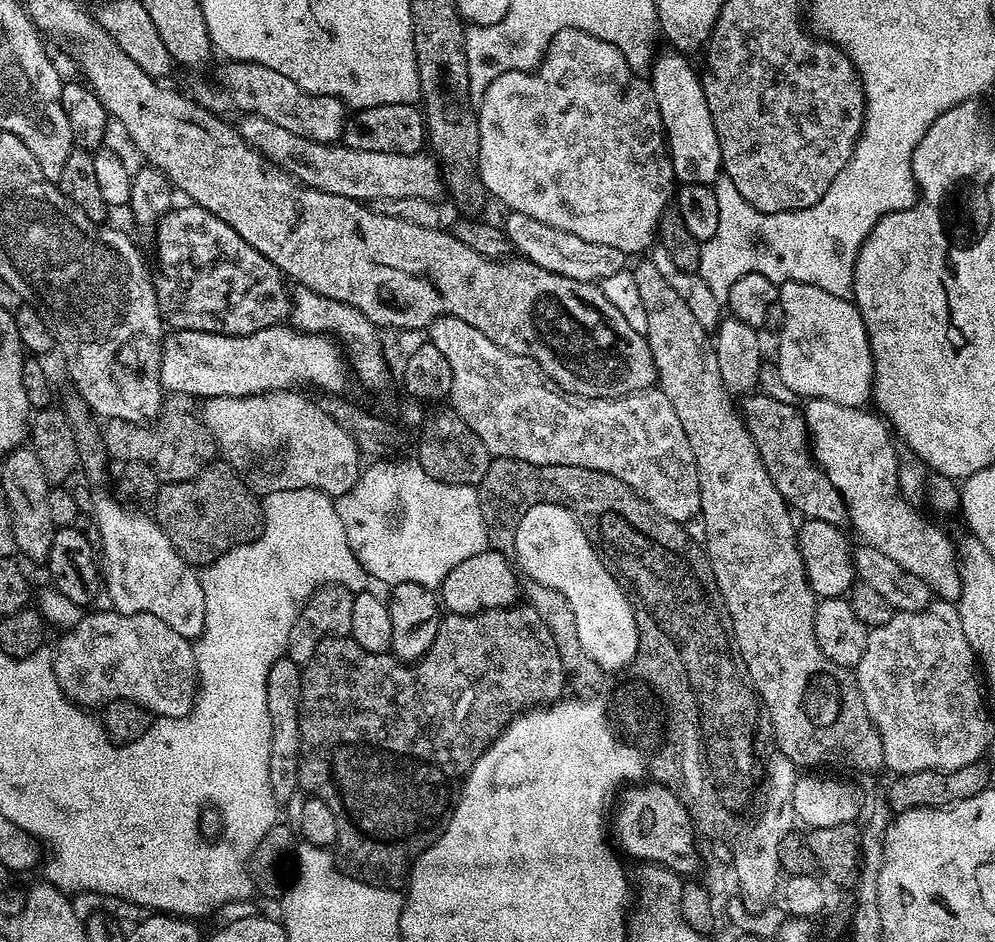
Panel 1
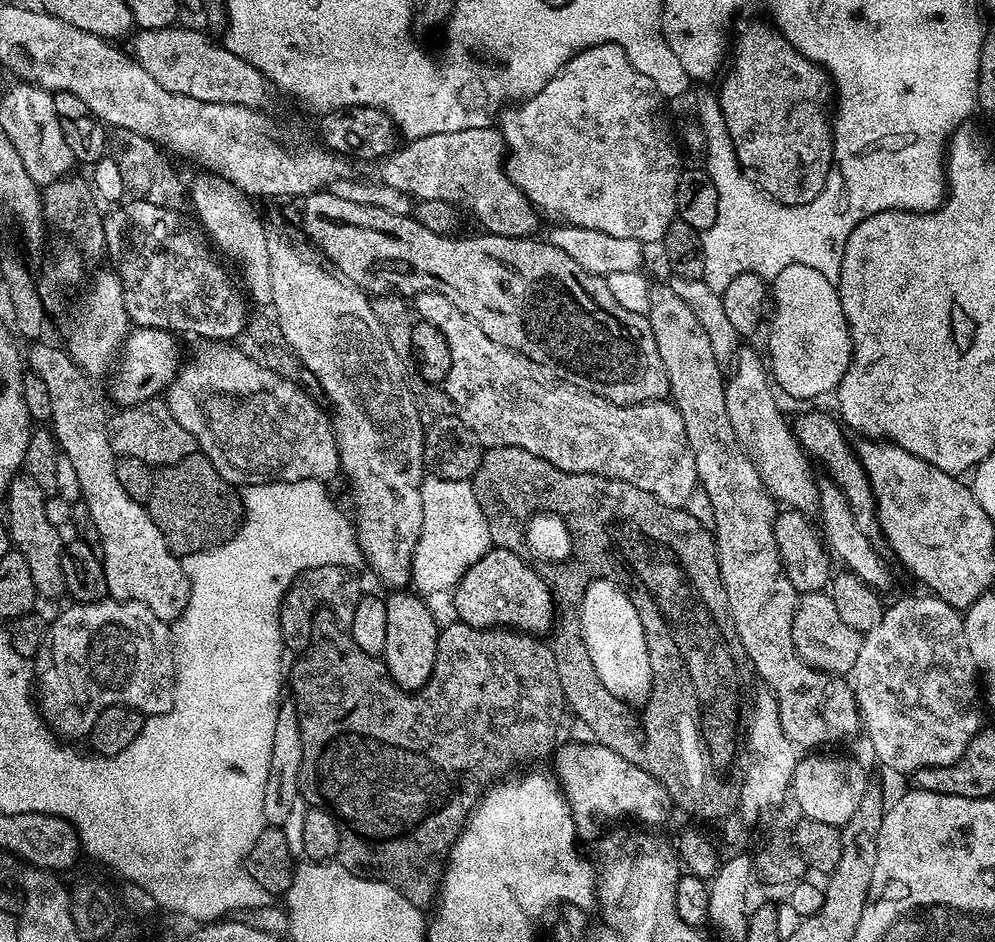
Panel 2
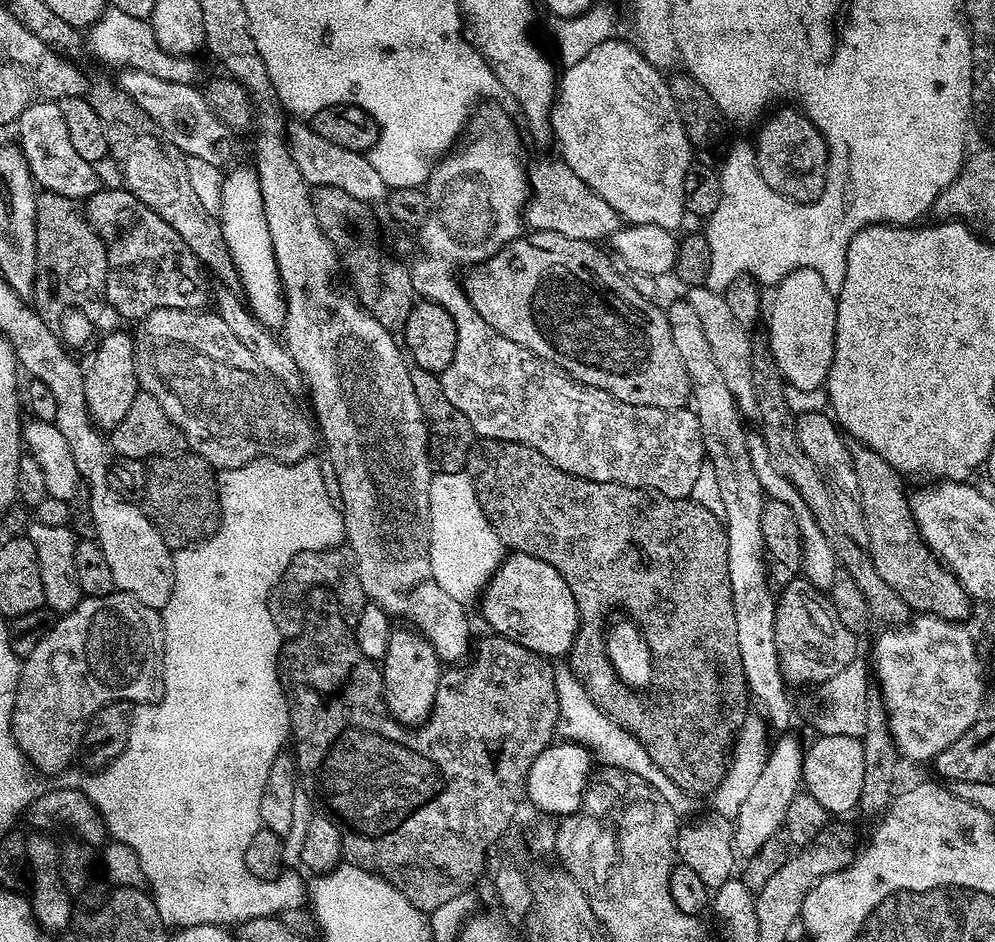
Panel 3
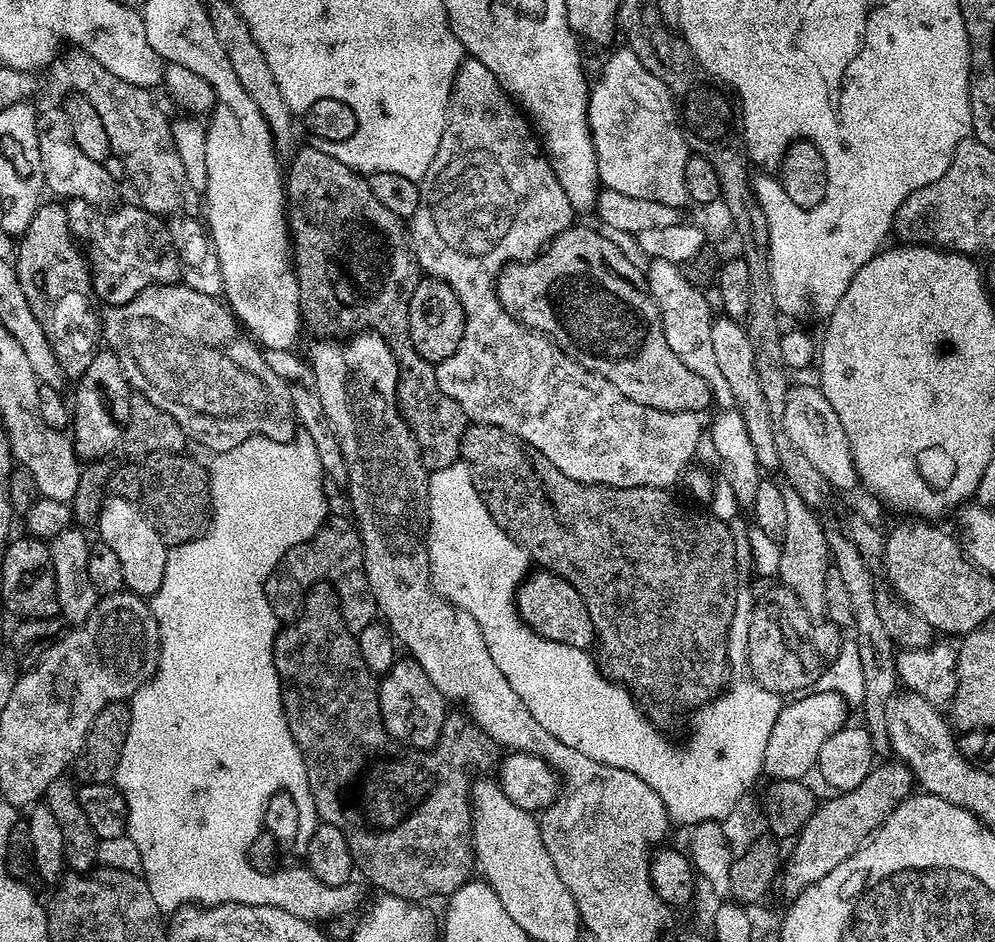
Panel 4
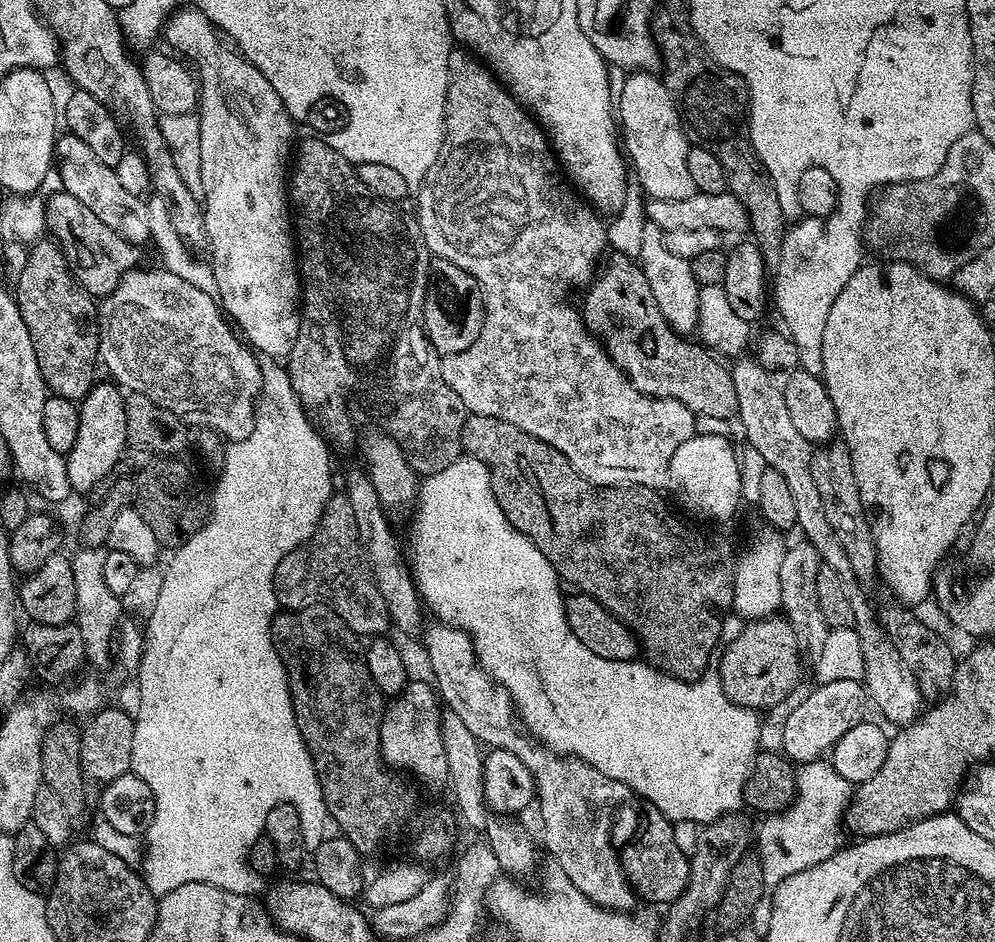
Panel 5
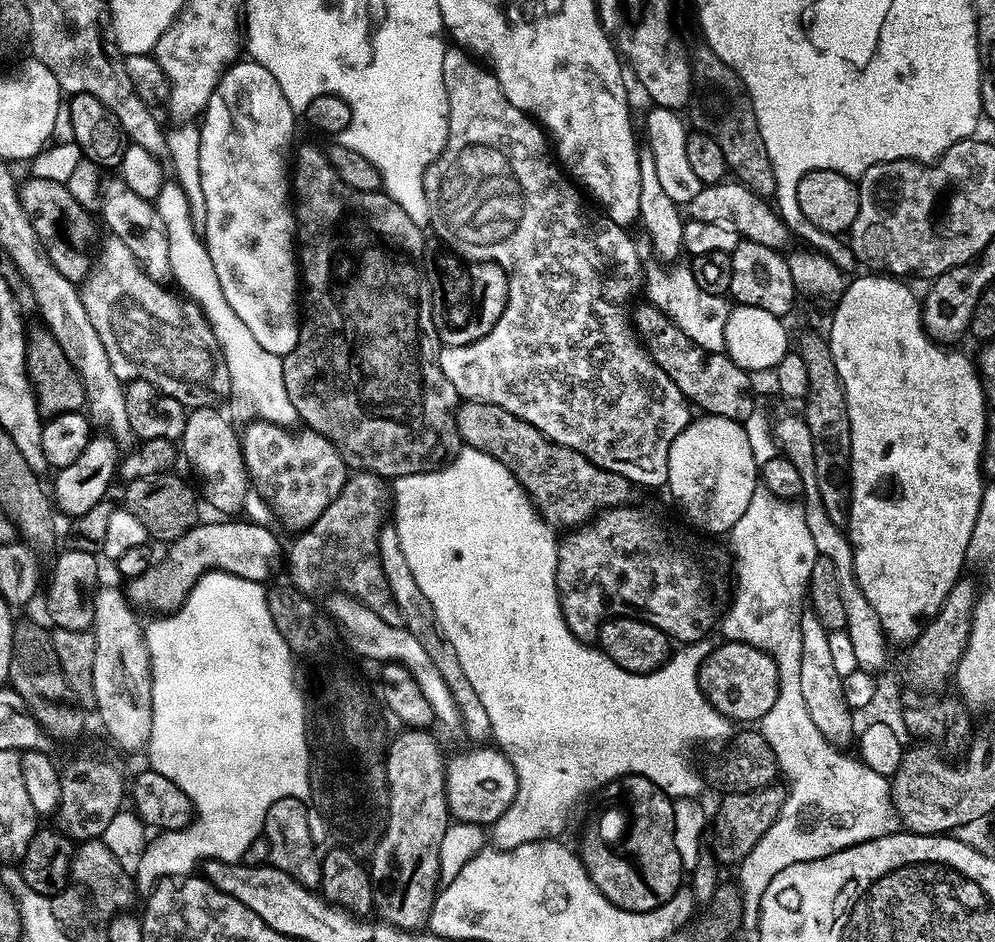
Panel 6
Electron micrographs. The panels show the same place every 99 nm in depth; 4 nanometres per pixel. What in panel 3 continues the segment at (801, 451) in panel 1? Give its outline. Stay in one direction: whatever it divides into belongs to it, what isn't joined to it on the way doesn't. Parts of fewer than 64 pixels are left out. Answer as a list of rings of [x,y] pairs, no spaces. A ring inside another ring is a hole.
[[[853,443],[850,451],[854,474],[858,474],[858,490],[862,490],[862,514],[868,535],[866,545],[878,575],[898,593],[913,613],[937,616],[943,620],[967,621],[974,601],[958,582],[953,572],[945,568],[924,544],[912,517],[909,497],[900,486],[901,477],[874,450]]]

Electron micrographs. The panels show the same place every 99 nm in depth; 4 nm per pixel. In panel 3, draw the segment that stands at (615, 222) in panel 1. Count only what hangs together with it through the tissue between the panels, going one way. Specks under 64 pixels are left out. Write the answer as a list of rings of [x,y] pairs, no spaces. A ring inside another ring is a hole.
[[[619,38],[604,40],[600,44],[591,45],[586,54],[586,58],[582,58],[578,62],[574,62],[574,66],[564,68],[562,75],[558,80],[556,90],[556,98],[552,102],[552,115],[550,117],[550,136],[560,147],[559,159],[570,168],[578,176],[578,178],[591,188],[593,192],[599,194],[617,214],[621,221],[628,224],[653,224],[654,226],[662,226],[669,230],[676,230],[683,220],[686,220],[684,211],[684,191],[682,190],[682,182],[686,182],[686,170],[692,167],[694,157],[694,145],[689,140],[686,130],[680,121],[680,115],[676,109],[674,98],[668,89],[668,80],[663,76],[661,69],[656,68],[650,62],[644,60],[644,55],[640,53],[635,43]]]

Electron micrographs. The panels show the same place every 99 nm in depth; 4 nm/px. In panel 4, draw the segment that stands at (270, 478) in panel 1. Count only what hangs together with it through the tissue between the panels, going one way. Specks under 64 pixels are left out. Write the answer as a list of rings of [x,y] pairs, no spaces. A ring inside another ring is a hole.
[[[182,282],[153,284],[152,287],[142,290],[142,294],[138,294],[130,302],[109,307],[107,311],[108,313],[103,313],[102,316],[102,336],[103,339],[108,339],[107,347],[115,352],[118,362],[122,362],[122,370],[126,374],[130,387],[139,395],[145,396],[150,402],[154,402],[154,406],[158,406],[158,410],[166,410],[166,414],[170,414],[170,418],[178,421],[191,439],[193,436],[198,443],[205,444],[210,450],[209,453],[225,452],[242,442],[246,442],[252,436],[265,436],[268,440],[282,442],[283,444],[296,439],[298,421],[294,410],[294,402],[290,402],[288,381],[278,378],[278,374],[274,374],[274,370],[270,370],[270,366],[264,364],[264,352],[257,347],[252,337],[246,334],[245,329],[241,327],[236,317],[217,297],[207,296],[198,290],[190,290]]]

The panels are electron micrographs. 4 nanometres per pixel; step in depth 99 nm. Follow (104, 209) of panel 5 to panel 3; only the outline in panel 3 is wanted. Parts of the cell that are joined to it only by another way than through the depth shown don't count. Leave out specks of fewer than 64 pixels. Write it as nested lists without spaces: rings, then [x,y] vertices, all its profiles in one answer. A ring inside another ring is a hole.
[[[37,100],[26,110],[22,110],[14,131],[20,135],[18,147],[22,150],[33,181],[43,191],[57,192],[77,202],[87,201],[88,197],[100,191],[101,184],[93,165],[75,152],[66,131],[66,121],[62,119],[59,103],[50,100]]]

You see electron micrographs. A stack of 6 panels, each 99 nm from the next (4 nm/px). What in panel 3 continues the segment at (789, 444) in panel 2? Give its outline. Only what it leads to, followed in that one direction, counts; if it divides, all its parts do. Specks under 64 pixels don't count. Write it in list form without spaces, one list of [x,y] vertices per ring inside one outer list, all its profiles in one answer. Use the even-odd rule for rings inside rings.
[[[749,431],[747,437],[750,466],[754,466],[754,474],[758,474],[758,482],[765,497],[769,500],[786,502],[786,506],[794,510],[794,522],[798,522],[798,534],[802,538],[802,573],[804,572],[805,578],[809,580],[807,583],[813,589],[816,587],[816,590],[831,590],[838,565],[834,550],[830,550],[830,542],[826,542],[826,534],[822,534],[822,526],[818,526],[814,514],[810,514],[810,506],[806,506],[802,494],[798,494],[798,490],[786,478],[782,478],[782,474],[778,474],[778,466],[770,462],[770,450],[766,450],[766,442],[761,438],[759,431]]]

